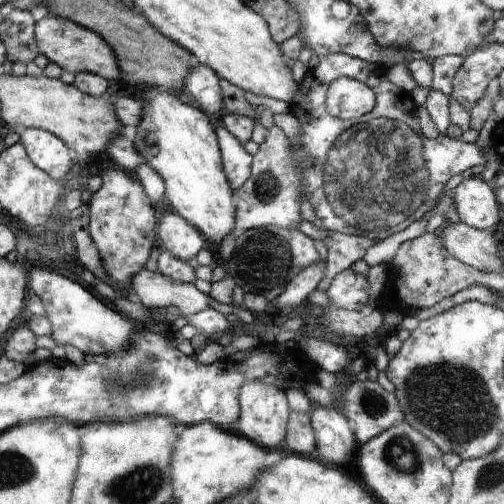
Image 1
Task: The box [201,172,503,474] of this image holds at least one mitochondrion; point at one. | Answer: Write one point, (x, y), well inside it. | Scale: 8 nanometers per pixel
(453, 401)

